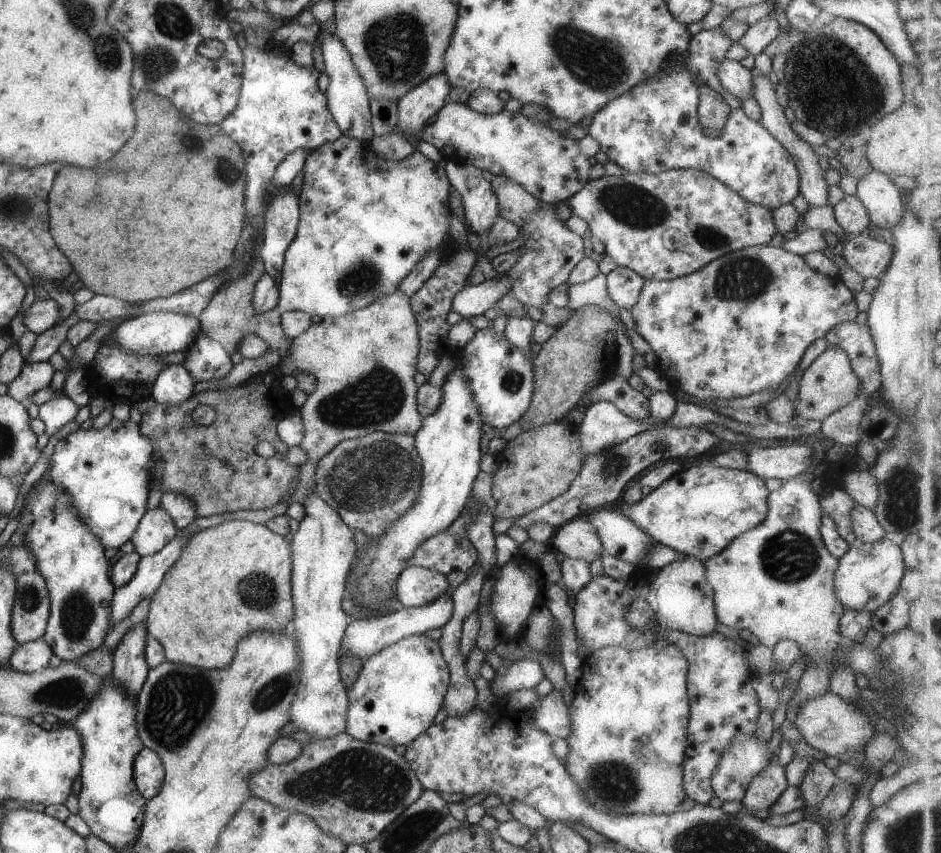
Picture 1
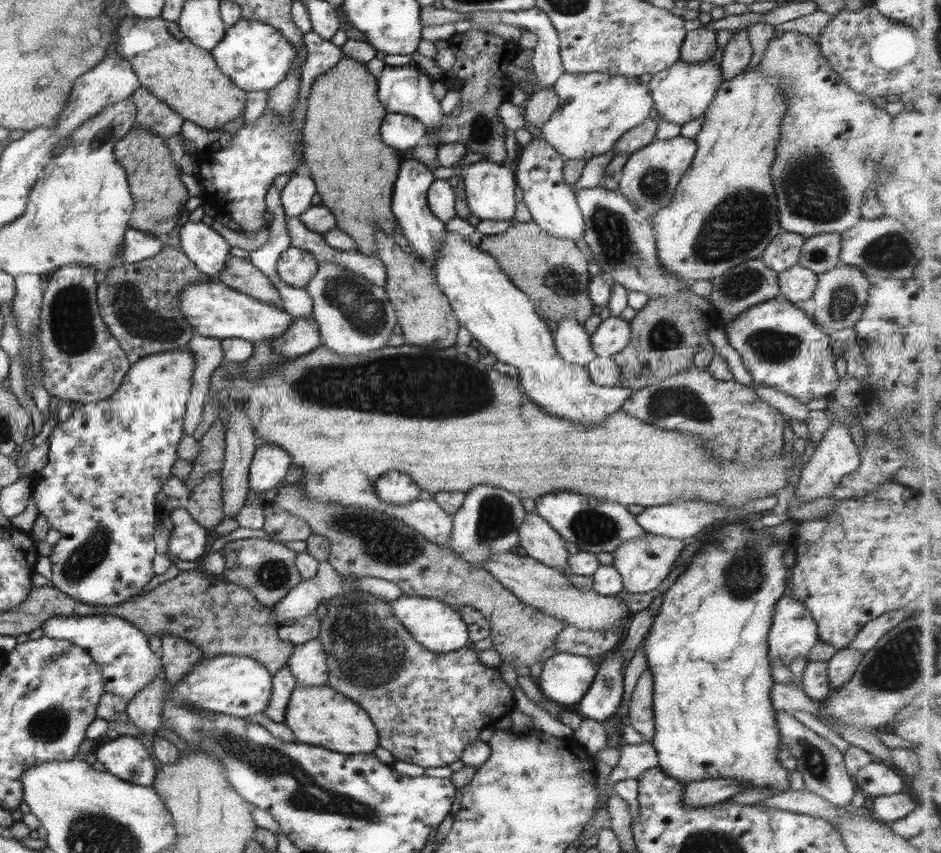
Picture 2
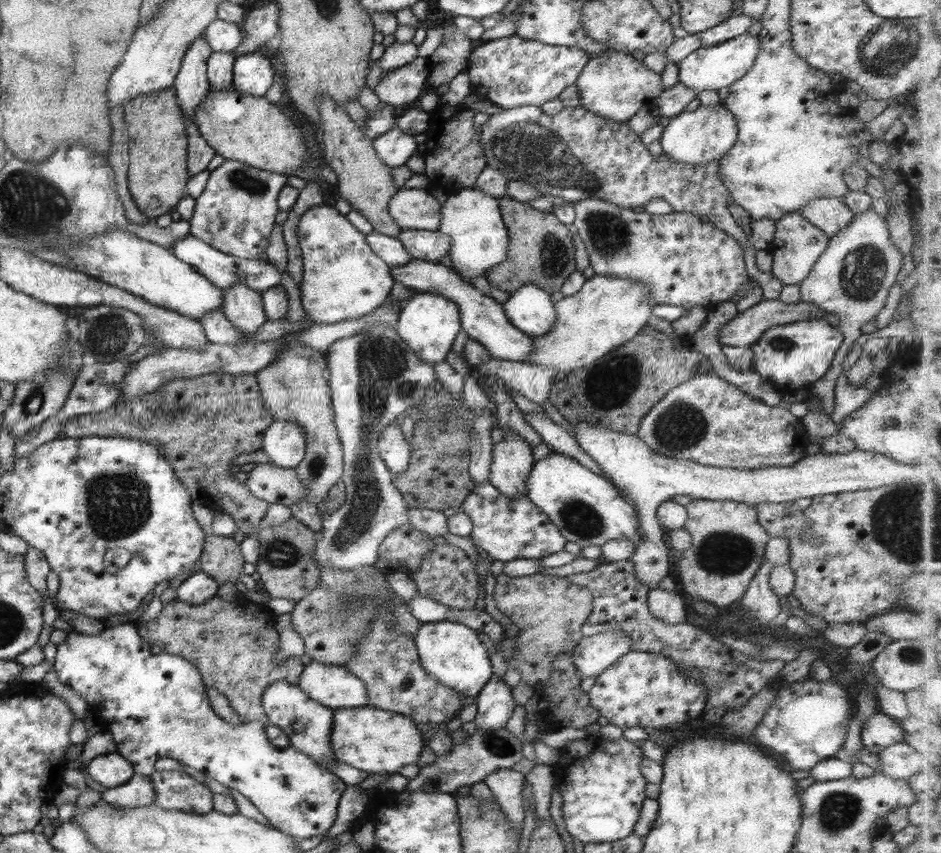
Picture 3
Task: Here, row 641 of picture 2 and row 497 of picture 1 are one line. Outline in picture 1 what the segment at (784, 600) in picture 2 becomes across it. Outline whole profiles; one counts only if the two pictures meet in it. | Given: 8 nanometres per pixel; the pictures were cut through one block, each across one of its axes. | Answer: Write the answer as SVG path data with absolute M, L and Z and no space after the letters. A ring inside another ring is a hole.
M804 473L785 479L777 490L768 493L767 512L757 526L738 534L721 552L702 561L707 584L713 590L713 608L719 624L729 626L737 632L748 630L759 644L771 648L783 638L794 640L800 652L813 662L807 670L803 670L788 701L785 718L789 723L795 720L797 704L830 691L831 668L827 666L833 650L843 642L838 632L838 620L844 608L833 592L833 574L837 570L838 559L829 554L821 540L819 524L822 510L817 496L810 490L811 481L811 478L805 478Z

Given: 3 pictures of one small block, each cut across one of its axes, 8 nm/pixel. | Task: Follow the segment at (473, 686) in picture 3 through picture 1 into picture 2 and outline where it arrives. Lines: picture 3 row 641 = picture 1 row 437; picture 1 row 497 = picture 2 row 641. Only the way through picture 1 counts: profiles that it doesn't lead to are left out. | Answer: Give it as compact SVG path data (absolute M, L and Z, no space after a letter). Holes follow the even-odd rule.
M401 594L389 605L397 621L429 652L453 652L457 648L465 647L469 640L466 624L461 620L458 611L437 599Z

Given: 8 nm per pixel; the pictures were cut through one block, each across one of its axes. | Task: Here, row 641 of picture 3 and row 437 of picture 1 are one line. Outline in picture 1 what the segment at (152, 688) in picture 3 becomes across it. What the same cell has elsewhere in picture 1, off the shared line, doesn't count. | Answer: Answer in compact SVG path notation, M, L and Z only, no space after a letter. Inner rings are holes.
M112 418L103 428L77 429L64 438L59 439L53 448L50 458L48 476L53 480L53 486L65 490L75 506L77 518L97 536L101 546L106 548L119 548L124 542L131 540L137 523L146 511L147 495L151 485L149 463L151 459L151 444L139 430L138 424L129 418L120 421Z

